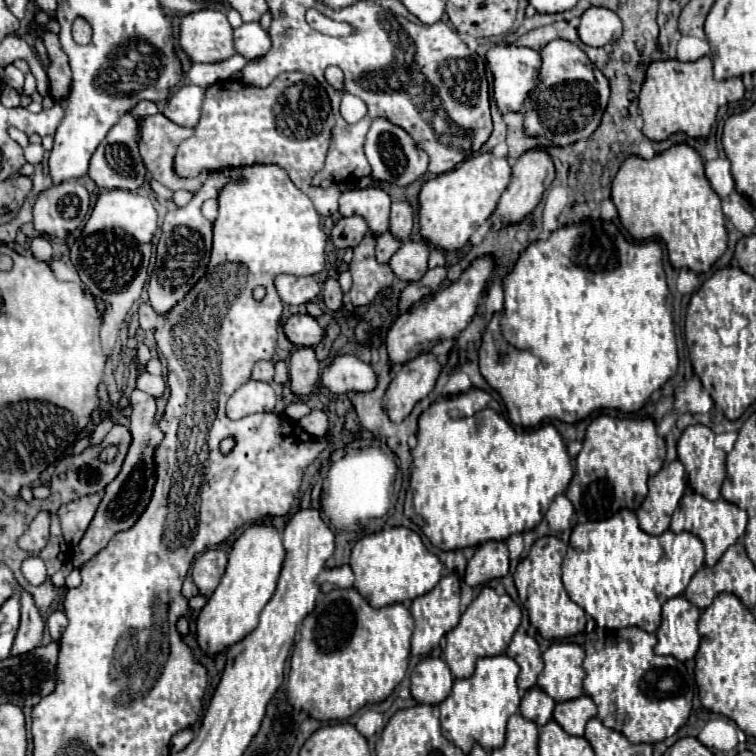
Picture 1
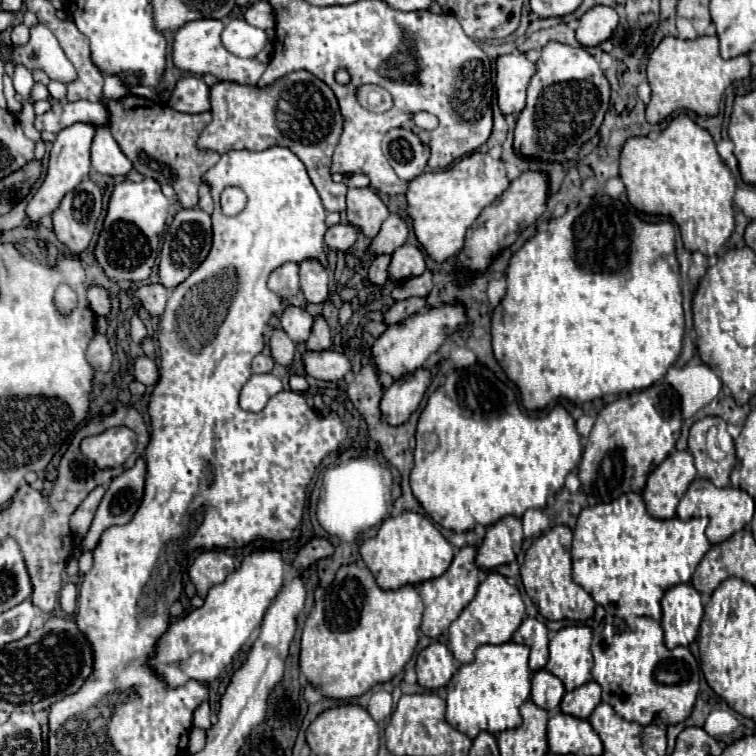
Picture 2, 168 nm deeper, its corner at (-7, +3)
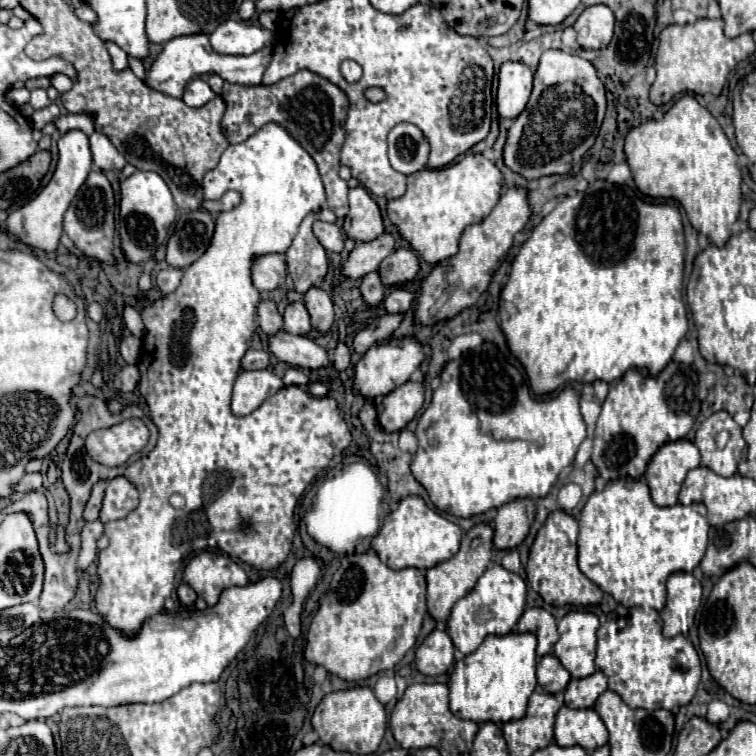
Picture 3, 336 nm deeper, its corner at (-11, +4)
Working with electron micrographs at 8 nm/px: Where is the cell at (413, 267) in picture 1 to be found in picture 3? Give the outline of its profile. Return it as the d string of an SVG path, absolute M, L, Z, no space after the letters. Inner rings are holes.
M396 249L388 259L384 259L384 263L380 265L380 275L382 275L382 283L388 287L398 287L406 281L412 281L418 271L420 271L420 259L412 249Z

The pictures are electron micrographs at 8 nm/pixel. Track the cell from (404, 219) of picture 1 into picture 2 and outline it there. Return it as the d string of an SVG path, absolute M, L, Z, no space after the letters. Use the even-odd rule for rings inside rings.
M390 214L388 220L382 224L380 232L376 234L376 238L372 238L368 252L372 256L394 254L394 250L406 242L406 236L408 236L408 228L406 228L404 220L396 214Z

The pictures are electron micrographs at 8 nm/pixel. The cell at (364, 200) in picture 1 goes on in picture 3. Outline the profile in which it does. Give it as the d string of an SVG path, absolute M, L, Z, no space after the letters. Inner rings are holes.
M364 187L350 189L350 213L344 219L344 233L356 241L372 241L384 233L378 203Z

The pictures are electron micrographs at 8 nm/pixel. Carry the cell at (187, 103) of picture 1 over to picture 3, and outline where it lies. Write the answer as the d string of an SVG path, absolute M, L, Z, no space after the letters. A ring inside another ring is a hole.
M196 77L186 85L182 101L188 103L188 107L204 107L204 103L210 103L214 97L216 93L210 89L210 85L200 77Z

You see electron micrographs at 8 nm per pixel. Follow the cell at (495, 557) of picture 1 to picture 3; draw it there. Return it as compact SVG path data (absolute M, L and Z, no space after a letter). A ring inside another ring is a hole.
M516 499L498 509L494 517L494 549L514 549L518 547L534 521L534 501Z

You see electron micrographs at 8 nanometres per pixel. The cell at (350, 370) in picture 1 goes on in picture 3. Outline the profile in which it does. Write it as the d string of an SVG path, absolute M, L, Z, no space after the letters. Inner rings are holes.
M278 331L270 339L270 351L276 359L290 363L302 369L322 369L328 367L328 353L324 347L316 345L308 337L290 335L286 331Z

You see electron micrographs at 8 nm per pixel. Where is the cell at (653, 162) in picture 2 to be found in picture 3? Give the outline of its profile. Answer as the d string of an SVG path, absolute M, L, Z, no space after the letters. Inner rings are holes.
M684 95L682 99L678 99L670 107L670 111L664 115L662 121L646 121L646 123L634 127L626 135L624 151L626 151L626 161L632 171L634 183L640 193L644 193L652 199L678 201L684 207L692 227L698 233L706 235L712 245L724 247L724 243L732 235L732 225L738 219L740 203L742 203L742 195L740 195L742 179L740 179L740 169L736 165L738 157L736 157L730 141L726 139L720 123L692 95Z

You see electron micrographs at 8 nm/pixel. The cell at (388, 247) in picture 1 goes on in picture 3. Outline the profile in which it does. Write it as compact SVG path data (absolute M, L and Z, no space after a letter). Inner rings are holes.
M378 271L368 273L368 275L362 279L360 291L362 291L362 297L364 297L364 301L366 301L368 305L378 305L378 303L384 299L384 285L382 285L382 281L380 281Z

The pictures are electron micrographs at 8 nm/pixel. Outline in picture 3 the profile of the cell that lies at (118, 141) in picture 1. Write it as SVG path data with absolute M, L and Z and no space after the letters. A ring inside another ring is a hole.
M92 133L90 135L90 149L94 163L106 171L106 163L112 163L116 169L122 169L126 165L126 159L118 153L118 149L112 145L112 141L104 133Z

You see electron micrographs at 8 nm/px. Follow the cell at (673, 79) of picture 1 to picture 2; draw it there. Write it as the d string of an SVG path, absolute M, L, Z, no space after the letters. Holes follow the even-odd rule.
M674 36L662 38L652 50L648 60L648 82L652 86L652 100L646 106L646 120L658 124L668 118L674 110L694 110L698 116L718 114L718 104L724 90L740 78L746 78L751 71L748 54L724 60L718 52L716 36L698 36L694 40L680 40Z

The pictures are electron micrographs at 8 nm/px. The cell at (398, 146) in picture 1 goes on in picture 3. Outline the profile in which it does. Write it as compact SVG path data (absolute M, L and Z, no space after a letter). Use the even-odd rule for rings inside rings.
M410 123L396 125L388 135L388 155L390 165L402 173L412 175L426 167L430 153L430 143L424 133Z

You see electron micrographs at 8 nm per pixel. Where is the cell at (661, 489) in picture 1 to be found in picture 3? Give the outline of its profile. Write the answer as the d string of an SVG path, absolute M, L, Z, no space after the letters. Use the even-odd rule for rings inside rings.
M680 439L674 443L666 443L658 449L646 469L646 483L650 487L652 501L658 507L672 507L678 503L680 487L692 471L692 467L700 465L700 451L694 443Z

